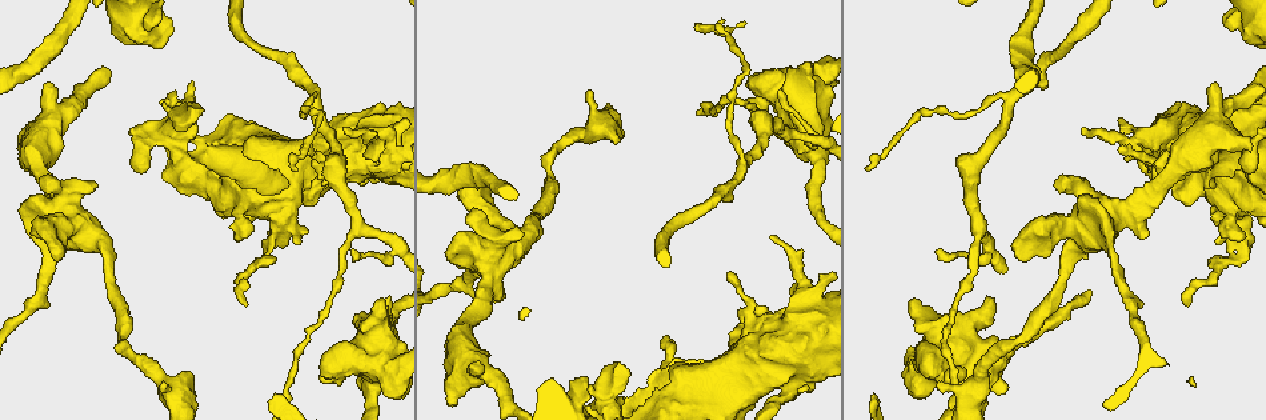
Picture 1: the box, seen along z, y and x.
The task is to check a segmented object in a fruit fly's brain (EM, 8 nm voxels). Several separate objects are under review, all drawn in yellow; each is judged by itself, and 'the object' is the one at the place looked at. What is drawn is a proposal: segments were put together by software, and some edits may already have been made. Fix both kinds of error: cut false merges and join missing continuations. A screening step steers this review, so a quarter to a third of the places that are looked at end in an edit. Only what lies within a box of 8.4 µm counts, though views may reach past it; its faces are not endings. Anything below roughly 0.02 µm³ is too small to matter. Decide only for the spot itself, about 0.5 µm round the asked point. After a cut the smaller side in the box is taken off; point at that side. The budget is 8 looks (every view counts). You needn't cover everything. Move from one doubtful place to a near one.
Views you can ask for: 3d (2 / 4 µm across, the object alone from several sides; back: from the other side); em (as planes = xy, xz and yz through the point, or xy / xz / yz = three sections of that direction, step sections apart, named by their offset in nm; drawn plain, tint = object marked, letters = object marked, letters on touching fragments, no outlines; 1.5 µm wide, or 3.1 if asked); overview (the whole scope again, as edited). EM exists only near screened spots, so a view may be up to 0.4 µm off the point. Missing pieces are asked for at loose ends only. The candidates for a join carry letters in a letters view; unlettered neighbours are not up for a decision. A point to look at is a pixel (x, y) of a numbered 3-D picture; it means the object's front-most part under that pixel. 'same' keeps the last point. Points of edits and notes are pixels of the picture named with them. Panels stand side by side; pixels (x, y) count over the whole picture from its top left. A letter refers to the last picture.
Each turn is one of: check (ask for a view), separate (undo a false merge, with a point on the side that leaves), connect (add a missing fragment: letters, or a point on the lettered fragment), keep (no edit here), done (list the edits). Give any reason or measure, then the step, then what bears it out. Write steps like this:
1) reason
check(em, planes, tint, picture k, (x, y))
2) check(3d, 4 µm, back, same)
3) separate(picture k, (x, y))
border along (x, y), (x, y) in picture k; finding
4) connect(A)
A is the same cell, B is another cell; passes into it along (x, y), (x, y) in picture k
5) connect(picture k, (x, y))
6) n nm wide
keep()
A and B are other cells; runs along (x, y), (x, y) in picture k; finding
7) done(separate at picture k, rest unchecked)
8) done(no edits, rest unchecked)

an open end
check(em, yz, step 4, tint, picture 1, (1221, 242))

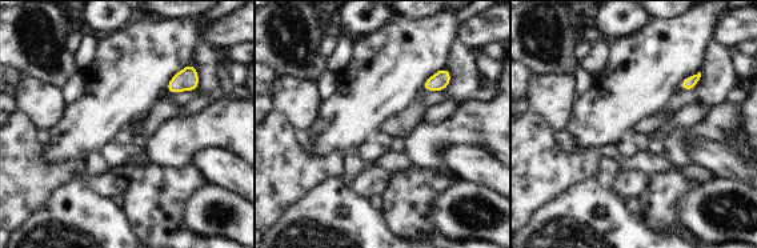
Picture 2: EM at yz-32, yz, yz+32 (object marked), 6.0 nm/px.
cut it another way
check(em, planes, letters, same)

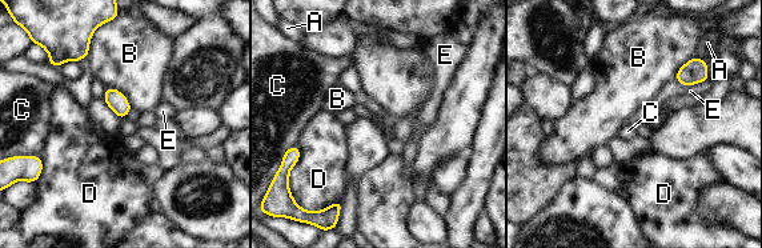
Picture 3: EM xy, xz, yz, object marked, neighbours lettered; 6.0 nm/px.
keep()
A, B, C, D and E are other cells; border along (115, 18), (95, 30), (85, 56) in picture 3; none of them fits

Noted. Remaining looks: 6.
calibre changes
check(em, planes, plain, picture 1, (767, 392))

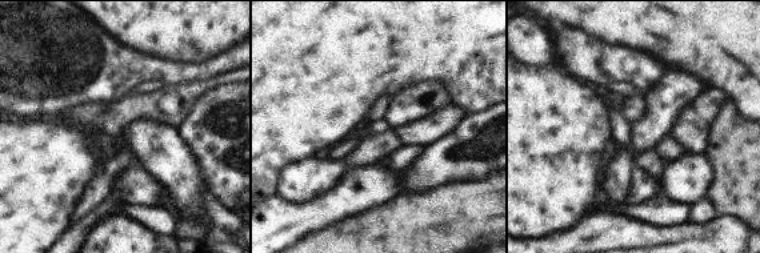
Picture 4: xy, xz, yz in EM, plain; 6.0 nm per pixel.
see the neighbours
check(em, planes, letters, same)

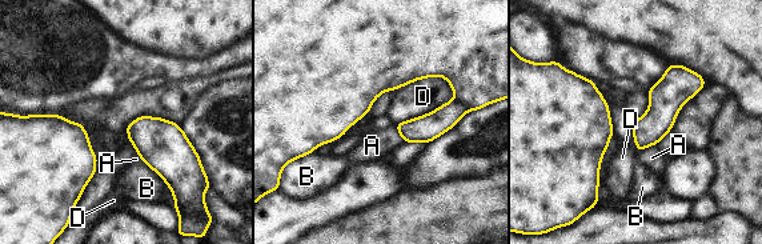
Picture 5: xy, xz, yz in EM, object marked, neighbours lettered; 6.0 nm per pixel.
keep()
A, B and D are other cells; border along (448, 80), (450, 100), (394, 124) in picture 5; one neuron here

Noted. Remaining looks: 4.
free end
check(em, xy, step 4, letters, picture 1, (1189, 304))

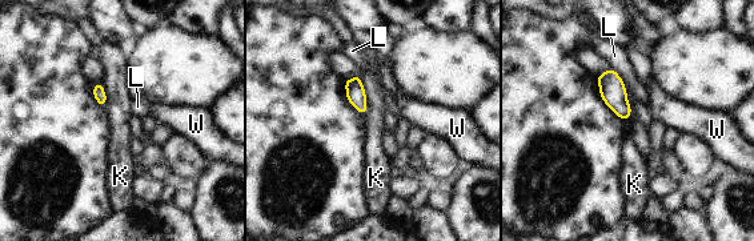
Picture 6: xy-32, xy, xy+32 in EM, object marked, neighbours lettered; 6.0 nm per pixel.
keep()
K, L and W are other cells; no lettered fragment goes on from it

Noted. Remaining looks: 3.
done(no edits, rest unchecked)

